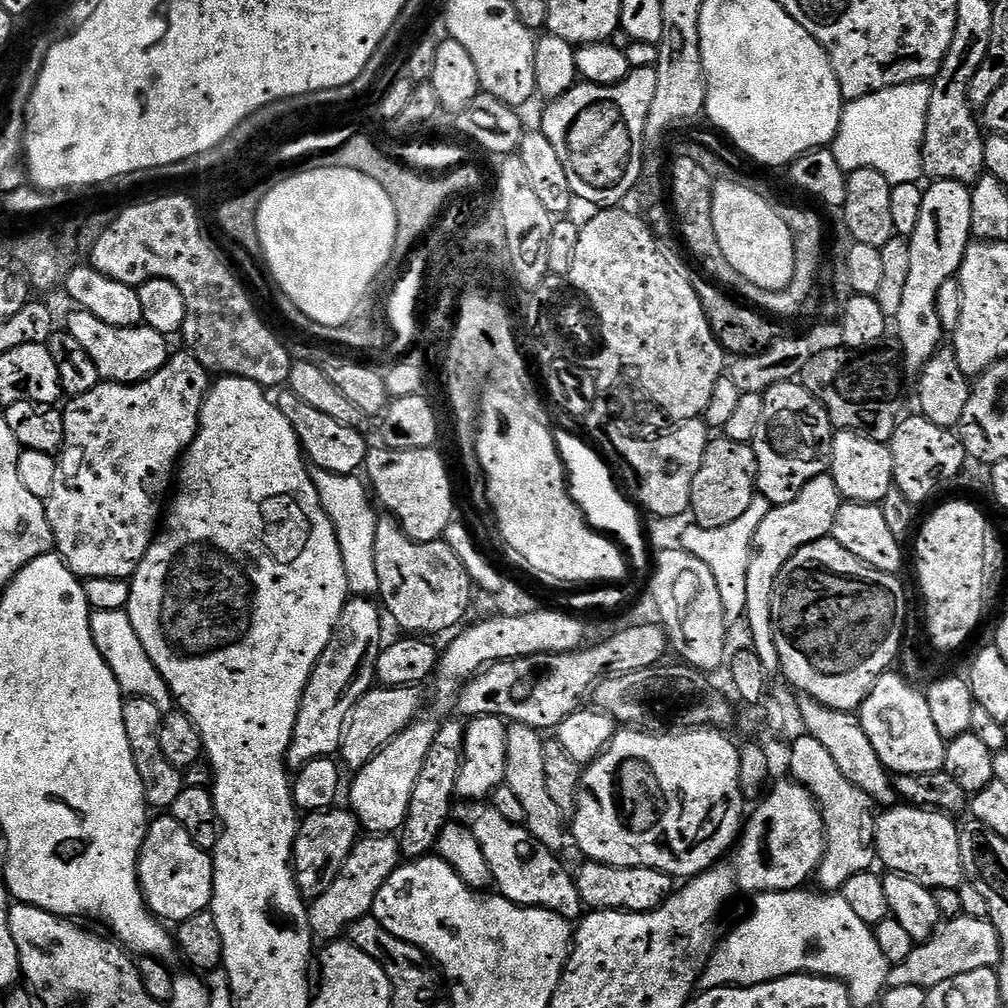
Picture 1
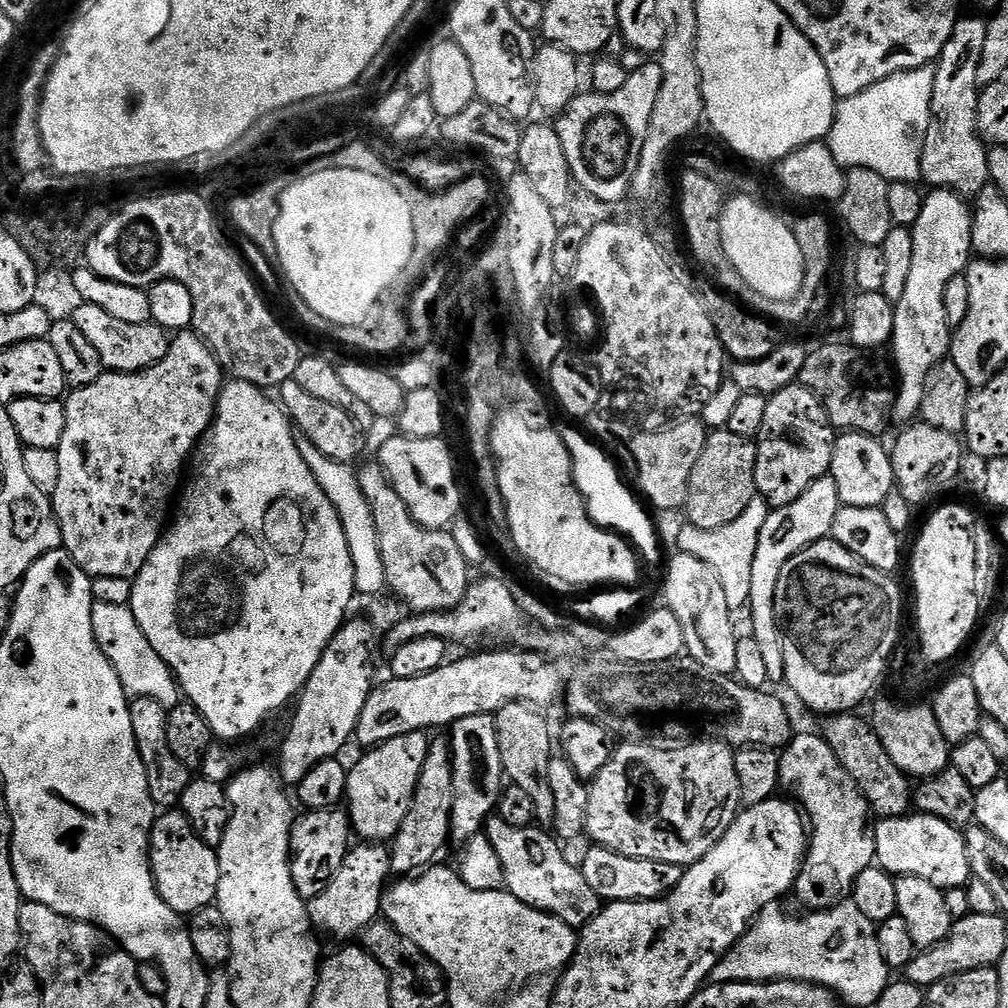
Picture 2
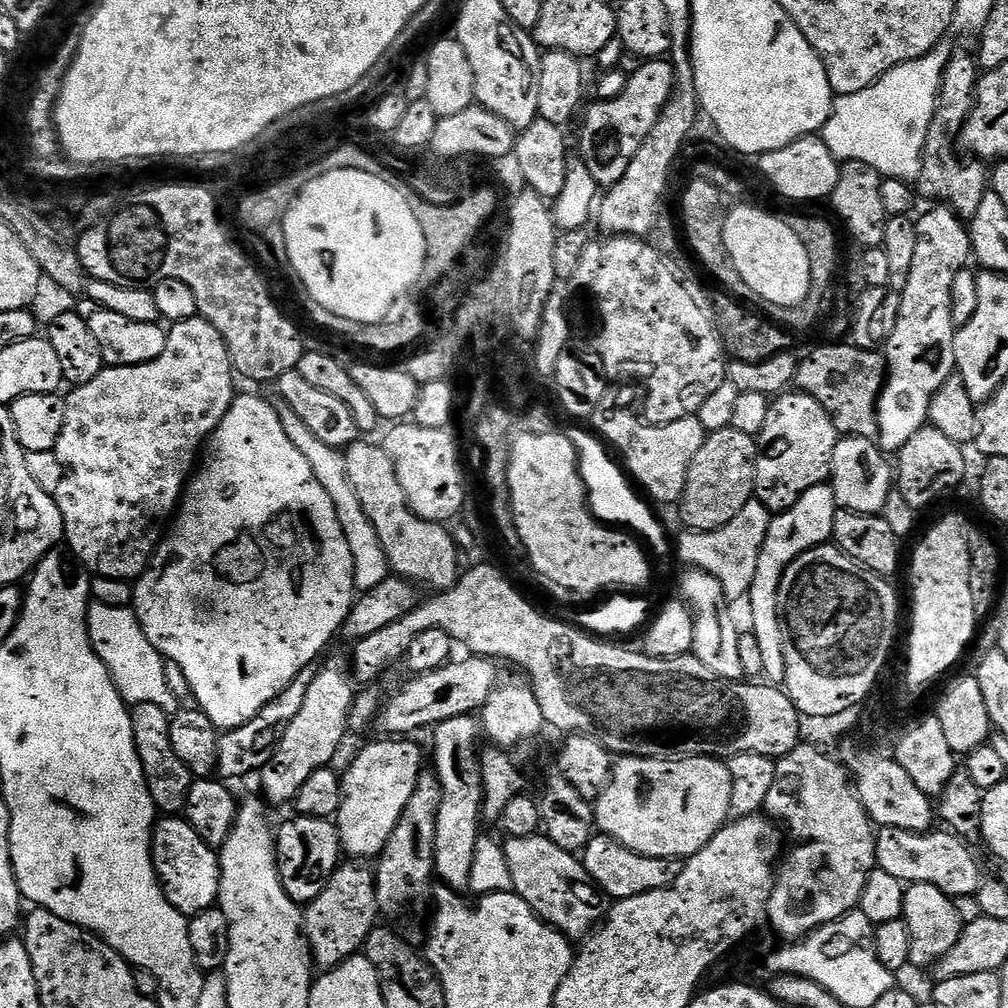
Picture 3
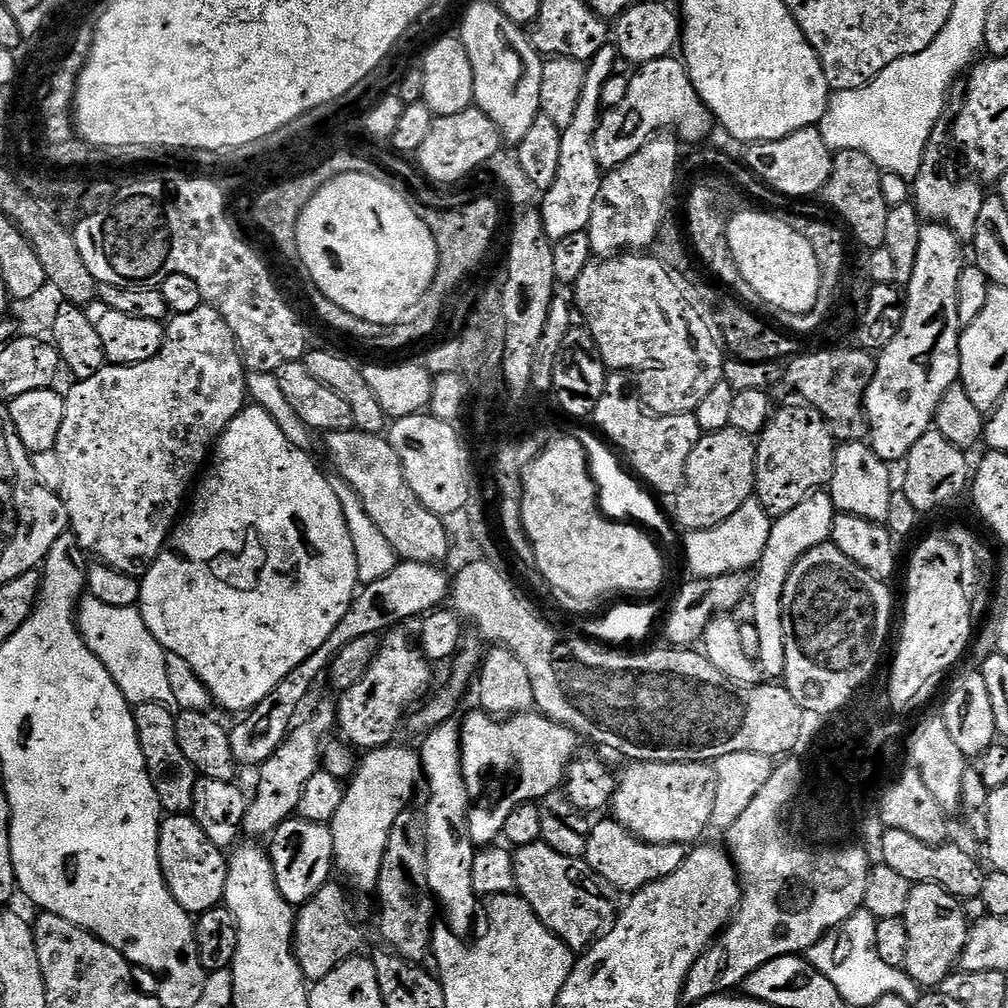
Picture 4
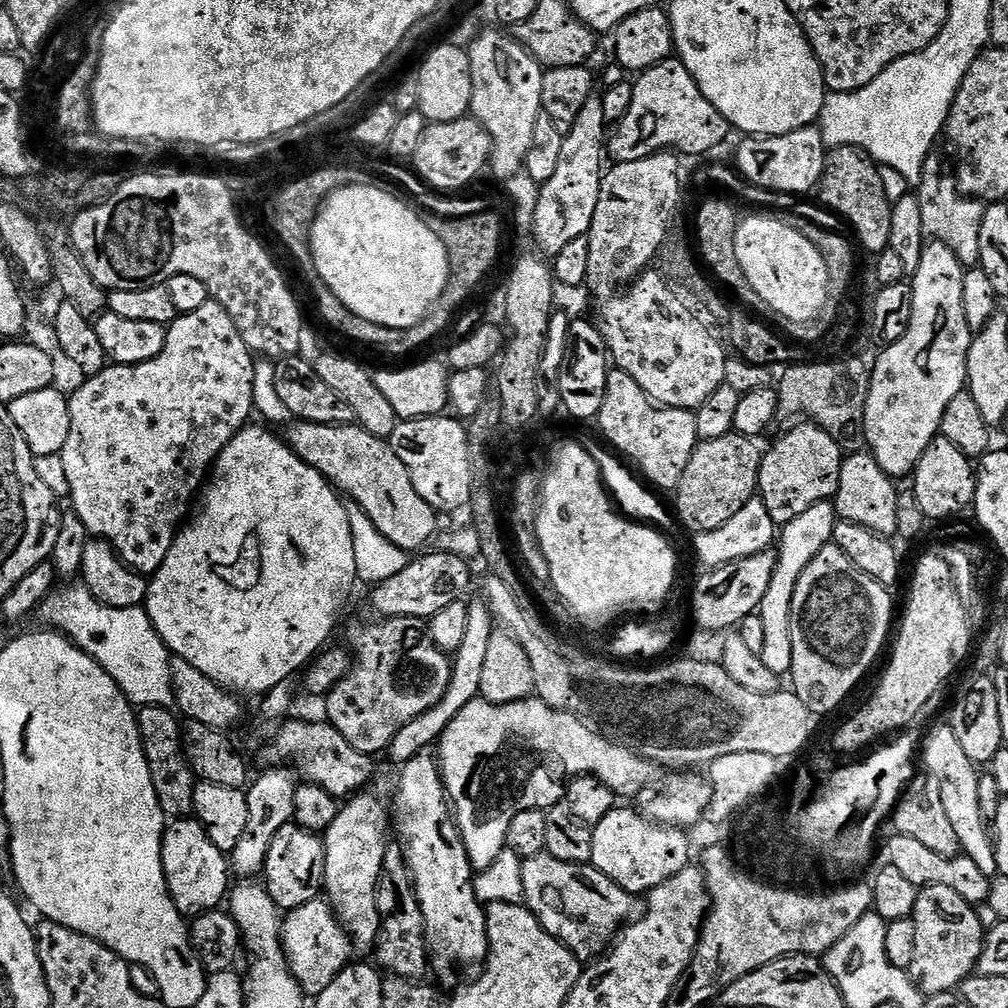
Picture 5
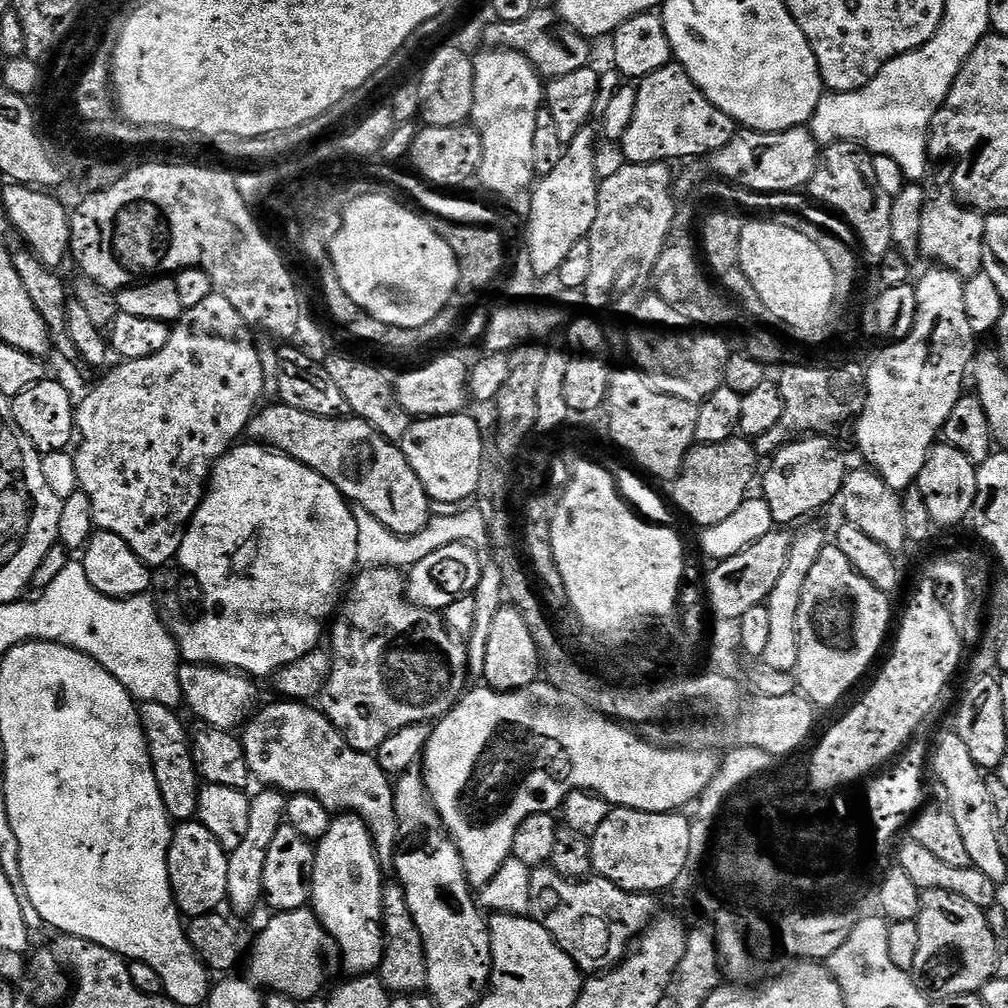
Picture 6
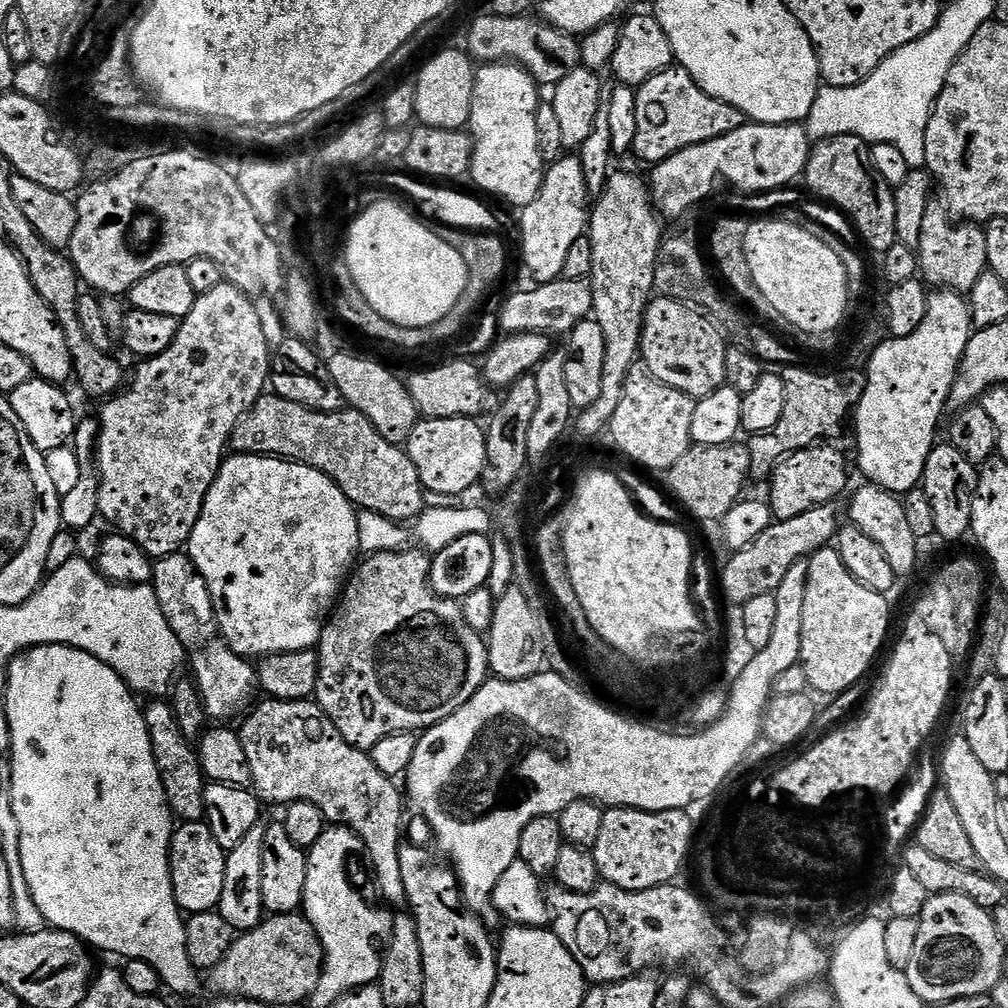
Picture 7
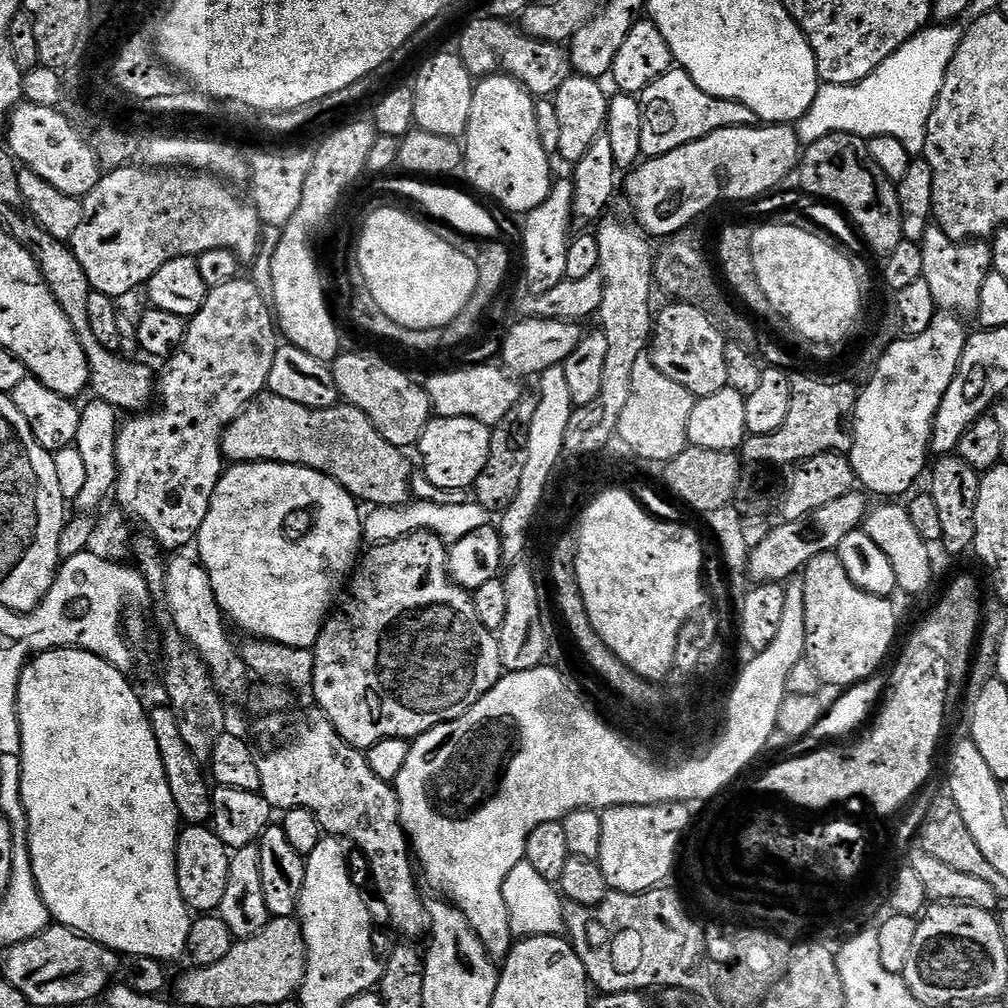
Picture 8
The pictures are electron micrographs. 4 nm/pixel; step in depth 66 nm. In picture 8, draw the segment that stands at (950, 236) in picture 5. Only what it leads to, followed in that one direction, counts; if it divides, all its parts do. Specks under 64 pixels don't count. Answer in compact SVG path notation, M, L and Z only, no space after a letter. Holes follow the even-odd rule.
M930 226L918 243L922 250L923 279L934 294L937 309L961 318L975 317L982 294L982 282L986 282L989 272L993 271L991 243L984 240L955 240L935 226Z

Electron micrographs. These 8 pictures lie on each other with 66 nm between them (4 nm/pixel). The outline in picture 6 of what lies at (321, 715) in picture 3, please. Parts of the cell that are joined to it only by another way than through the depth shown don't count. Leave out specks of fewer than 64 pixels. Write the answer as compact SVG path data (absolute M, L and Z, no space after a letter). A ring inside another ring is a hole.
M269 787L260 791L264 792L251 797L250 826L246 830L246 838L242 838L238 850L231 852L228 857L227 903L232 904L233 913L252 912L262 904L262 870L266 866L266 850L270 850L270 841L274 839L274 834L278 834L288 814L288 796L285 793Z

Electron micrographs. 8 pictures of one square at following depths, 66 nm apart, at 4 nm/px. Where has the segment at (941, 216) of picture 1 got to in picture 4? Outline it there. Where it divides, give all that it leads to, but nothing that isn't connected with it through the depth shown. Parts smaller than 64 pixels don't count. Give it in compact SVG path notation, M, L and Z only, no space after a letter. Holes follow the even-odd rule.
M931 222L925 223L922 227L922 238L918 240L918 262L914 262L914 274L908 281L906 281L906 303L904 305L904 317L902 318L902 326L898 330L898 334L894 334L885 348L879 349L878 359L876 362L876 373L870 382L870 386L864 395L864 413L868 415L868 430L870 433L870 443L872 448L878 454L878 458L887 460L889 462L907 461L912 447L918 438L922 438L922 434L926 434L933 427L936 419L936 408L942 402L942 398L946 394L946 390L950 390L950 386L957 383L960 378L960 334L962 325L958 318L958 278L962 274L962 270L966 266L966 259L964 260L964 252L962 249L962 241L955 236L950 229L941 224L934 224Z

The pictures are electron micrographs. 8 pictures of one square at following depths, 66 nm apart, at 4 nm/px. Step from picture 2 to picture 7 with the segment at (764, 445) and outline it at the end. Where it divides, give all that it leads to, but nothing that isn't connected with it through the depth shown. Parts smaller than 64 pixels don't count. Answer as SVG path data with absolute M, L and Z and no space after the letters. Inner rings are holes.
M825 442L790 454L772 472L770 483L772 489L766 495L766 500L772 505L773 517L776 520L798 518L798 514L806 514L806 510L814 510L814 506L839 501L839 496L849 491L848 464L836 446Z

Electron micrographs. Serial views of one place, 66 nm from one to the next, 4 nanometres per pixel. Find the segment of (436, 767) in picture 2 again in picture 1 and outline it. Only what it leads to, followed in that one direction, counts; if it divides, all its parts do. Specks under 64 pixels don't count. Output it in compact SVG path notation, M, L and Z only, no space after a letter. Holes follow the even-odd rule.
M460 718L448 720L445 724L441 723L434 734L434 743L431 744L430 750L426 750L426 758L422 762L422 771L418 773L418 782L414 782L414 794L410 794L410 806L404 819L404 827L399 833L400 855L404 858L415 858L417 856L429 855L435 849L436 839L440 837L440 831L444 825L449 823L452 812L452 800L457 799L456 783L458 774L462 766L464 757L464 730L465 721Z

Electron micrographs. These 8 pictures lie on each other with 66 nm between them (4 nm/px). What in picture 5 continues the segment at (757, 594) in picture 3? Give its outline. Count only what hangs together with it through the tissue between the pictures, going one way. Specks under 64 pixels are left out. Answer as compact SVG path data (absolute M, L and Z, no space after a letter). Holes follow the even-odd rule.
M823 500L810 506L810 510L798 514L794 522L783 525L779 533L774 578L770 578L770 590L766 590L758 609L763 631L762 650L759 654L766 662L766 666L770 666L770 670L781 674L792 671L794 646L790 642L790 610L794 602L794 586L798 586L798 578L802 578L802 570L806 570L806 566L814 562L818 550L832 543L832 531L837 519L835 507L829 501Z

